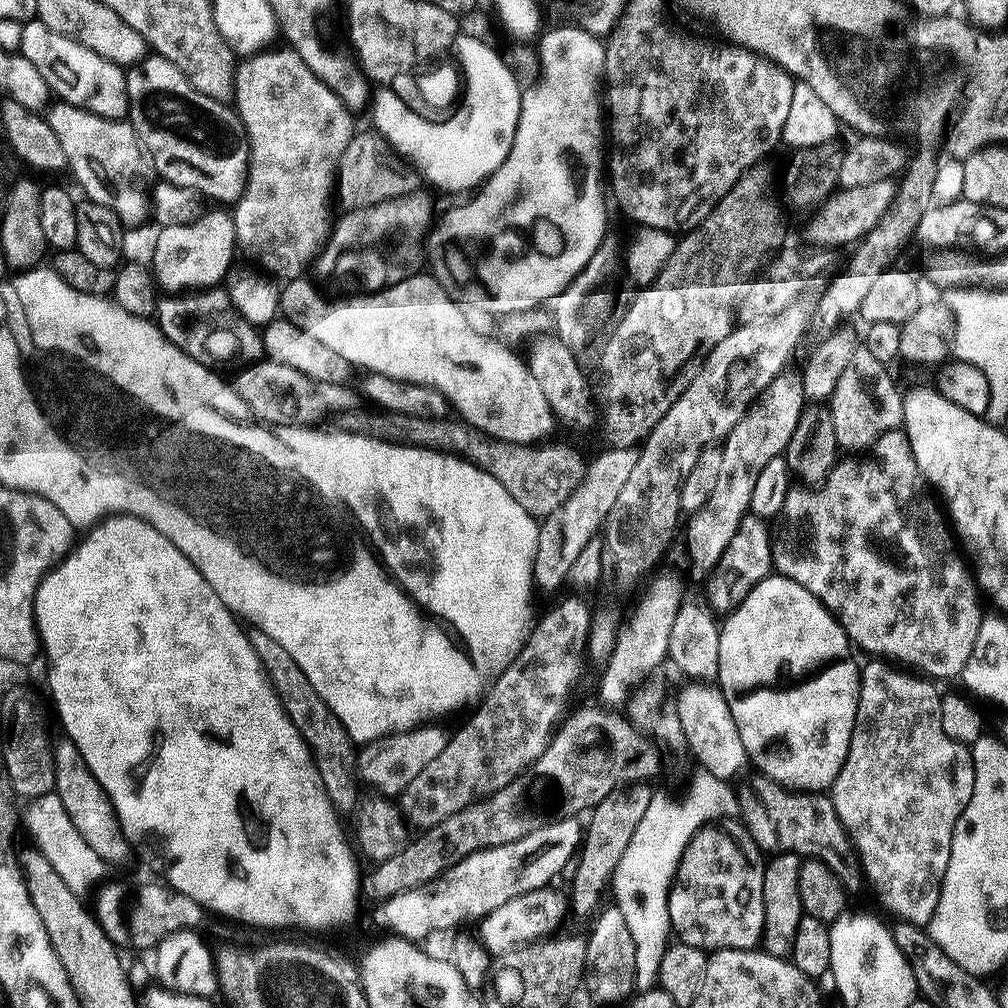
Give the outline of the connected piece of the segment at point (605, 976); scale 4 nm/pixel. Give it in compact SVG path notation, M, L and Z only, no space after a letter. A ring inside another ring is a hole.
M610 904L603 907L595 917L591 934L587 935L587 966L583 985L600 1004L614 1004L622 1001L635 989L637 972L637 947L630 928L626 926L619 907Z

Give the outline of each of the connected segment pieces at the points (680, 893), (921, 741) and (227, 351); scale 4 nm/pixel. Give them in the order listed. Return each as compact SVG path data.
M709 822L700 831L694 834L694 838L686 846L686 850L680 859L680 865L676 867L676 879L672 881L672 887L668 889L668 913L672 923L672 932L677 936L679 943L689 944L695 948L705 950L719 950L722 948L751 948L755 949L761 943L764 935L764 903L762 902L762 878L764 877L765 853L756 845L754 838L749 834L743 823L720 824L721 822Z
M872 658L869 661L868 665L866 663L863 665L860 674L858 714L856 715L854 730L850 738L850 750L846 754L846 762L842 766L838 778L830 789L832 805L858 851L858 859L862 865L863 873L876 883L876 890L880 894L881 902L901 921L926 926L934 918L935 910L938 906L942 882L946 874L946 866L950 862L950 846L954 838L956 823L962 814L962 810L966 810L966 802L970 802L970 794L974 794L972 753L969 745L954 742L954 738L949 738L946 730L942 730L942 706L940 705L942 692L941 689L935 688L937 685L931 679L925 678L920 674L909 674L907 671L901 670L899 667L893 666L880 658Z
M213 286L192 290L187 294L168 294L156 305L158 327L164 339L183 348L199 364L211 365L216 360L232 360L241 356L244 362L255 362L264 356L264 337L237 311L231 291Z

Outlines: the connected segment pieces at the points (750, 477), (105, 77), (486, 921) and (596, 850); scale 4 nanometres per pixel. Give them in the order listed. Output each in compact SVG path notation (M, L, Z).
M791 370L780 372L771 387L757 397L756 406L741 417L739 424L723 441L724 453L720 456L720 469L716 472L716 486L706 508L700 509L688 524L686 550L712 554L712 561L719 565L738 534L740 523L749 515L751 495L758 476L772 458L784 456L788 443L800 424L804 412L805 390L802 380Z
M33 18L24 24L22 42L18 49L19 55L24 56L42 74L49 89L56 92L61 101L85 108L107 120L124 120L128 115L128 91L126 90L126 72L123 67L50 30L39 18Z
M552 886L535 889L530 893L519 894L508 902L490 911L479 921L480 940L485 953L489 957L503 958L518 948L523 948L541 938L547 938L557 931L556 928L564 920L566 912L566 896L555 892Z
M625 786L602 798L602 802L591 809L592 822L587 823L582 847L574 864L576 873L572 876L571 911L573 908L578 915L591 917L601 907L604 890L606 894L614 870L622 854L626 854L626 846L630 846L630 838L634 838L634 830L638 830L638 822L642 822L642 814L646 814L646 806L650 806L653 795L653 789L648 789L648 786Z

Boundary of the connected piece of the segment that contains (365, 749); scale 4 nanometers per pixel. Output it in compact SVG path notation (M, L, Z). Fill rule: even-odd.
M431 723L410 728L407 732L393 732L383 740L373 740L363 745L358 752L358 776L372 788L377 788L379 795L384 798L396 798L400 793L422 774L427 763L434 762L442 754L450 739L442 724Z

